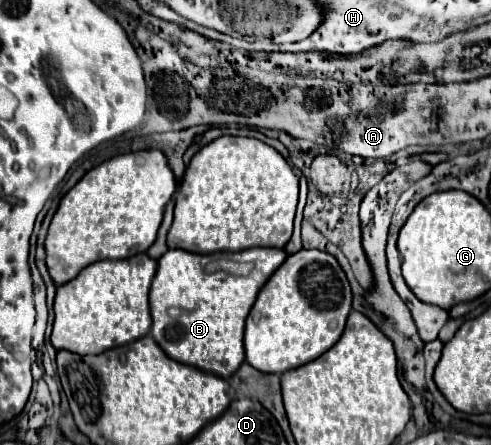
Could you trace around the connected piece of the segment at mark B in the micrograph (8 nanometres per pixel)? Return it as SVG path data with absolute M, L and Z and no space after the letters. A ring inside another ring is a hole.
M249 248L243 252L225 254L189 254L185 250L167 250L159 260L157 274L151 284L151 334L163 352L193 368L211 372L223 380L231 378L245 360L243 326L257 298L257 292L269 276L287 258L279 248ZM215 256L233 262L251 262L253 270L247 276L233 276L225 270L215 270Z

